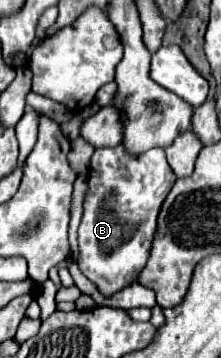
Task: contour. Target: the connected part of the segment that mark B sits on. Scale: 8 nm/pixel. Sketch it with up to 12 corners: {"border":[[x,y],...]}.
{"border":[[163,148],[93,152],[77,264],[137,280],[175,180]]}

